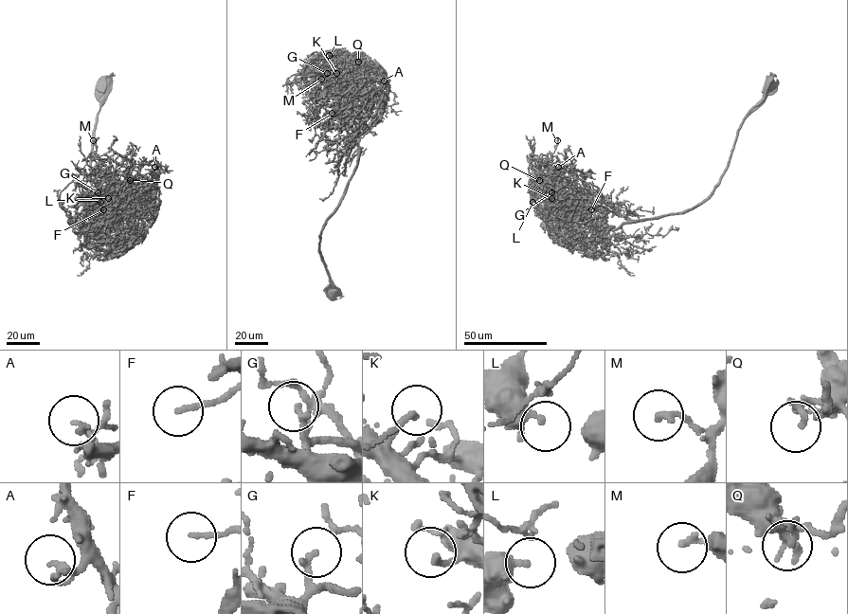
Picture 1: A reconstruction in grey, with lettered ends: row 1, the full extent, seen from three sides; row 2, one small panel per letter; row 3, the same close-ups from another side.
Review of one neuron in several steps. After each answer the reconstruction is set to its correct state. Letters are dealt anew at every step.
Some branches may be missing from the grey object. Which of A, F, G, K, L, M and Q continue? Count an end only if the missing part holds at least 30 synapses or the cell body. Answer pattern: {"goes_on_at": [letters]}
{"goes_on_at": ["F", "K"]}

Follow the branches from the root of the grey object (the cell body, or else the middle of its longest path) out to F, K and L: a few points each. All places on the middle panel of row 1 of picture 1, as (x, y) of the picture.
F: (332, 293), (319, 234), (358, 153), (347, 123), (332, 113)
K: (332, 293), (319, 250), (319, 234), (339, 202), (358, 153), (358, 146), (348, 135), (344, 84), (336, 73)
L: (332, 293), (319, 250), (319, 234), (356, 164), (358, 146), (348, 135), (344, 86), (323, 58), (329, 55)

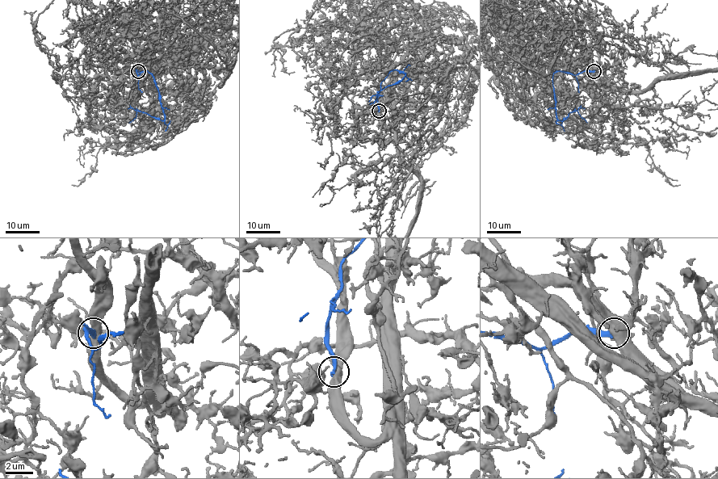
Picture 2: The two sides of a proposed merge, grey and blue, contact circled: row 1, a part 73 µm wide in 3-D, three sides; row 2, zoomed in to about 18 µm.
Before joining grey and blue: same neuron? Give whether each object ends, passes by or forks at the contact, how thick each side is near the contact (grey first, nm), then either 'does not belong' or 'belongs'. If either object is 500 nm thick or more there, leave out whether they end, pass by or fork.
500 nm thick on the grey side, 340 nm on the other; does not belong

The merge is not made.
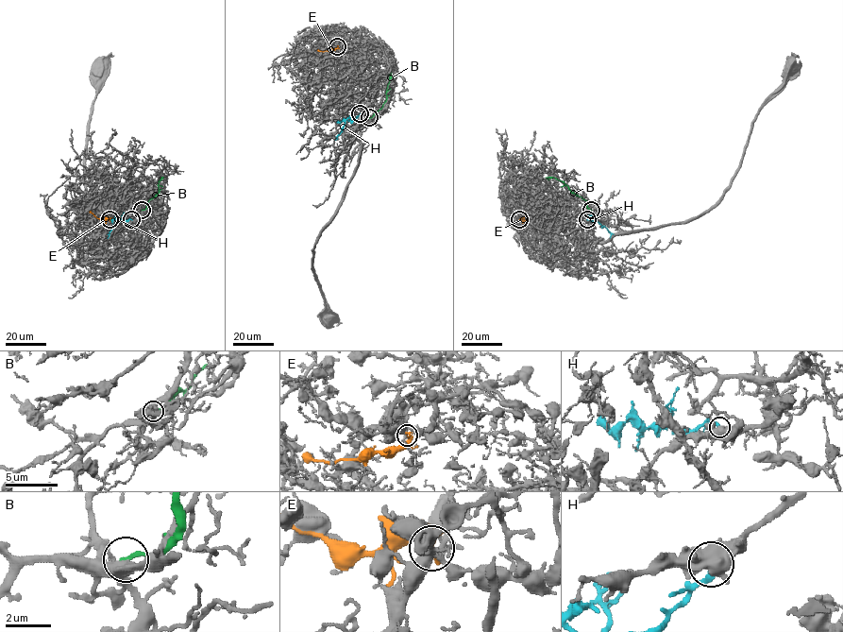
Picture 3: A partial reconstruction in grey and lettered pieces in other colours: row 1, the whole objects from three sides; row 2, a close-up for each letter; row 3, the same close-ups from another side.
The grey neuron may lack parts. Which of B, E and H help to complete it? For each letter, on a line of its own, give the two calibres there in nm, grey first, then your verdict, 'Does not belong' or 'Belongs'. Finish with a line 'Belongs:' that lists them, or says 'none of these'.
B: Thickness 400 nm (grey) against 200 nm. Does not belong
E: Thickness 180 nm (grey) against 240 nm. Does not belong
H: Thickness 500 nm (grey) against 280 nm. Belongs
Belongs: H

